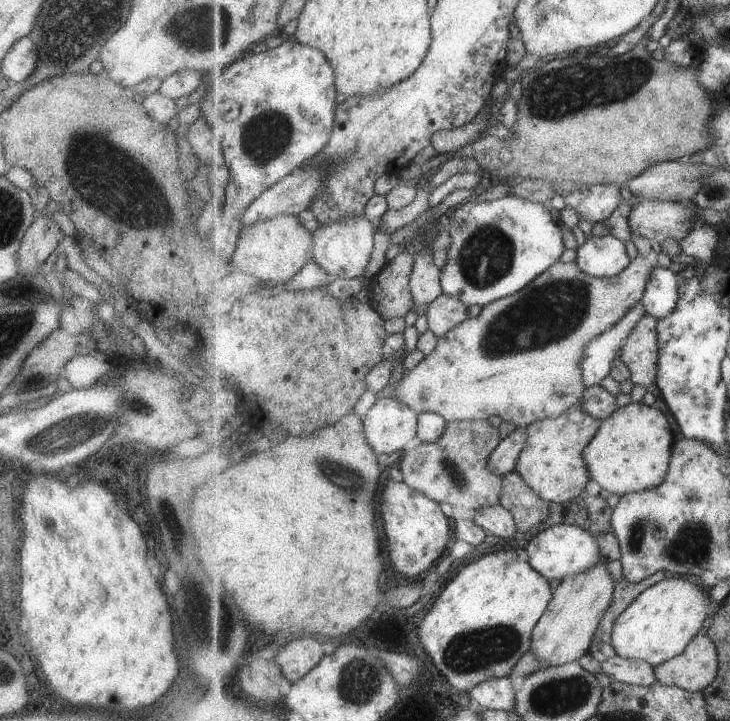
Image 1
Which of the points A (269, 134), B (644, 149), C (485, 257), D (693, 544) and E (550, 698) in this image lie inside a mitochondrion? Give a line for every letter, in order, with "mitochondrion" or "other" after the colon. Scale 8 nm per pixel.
A: mitochondrion
B: other
C: mitochondrion
D: mitochondrion
E: mitochondrion

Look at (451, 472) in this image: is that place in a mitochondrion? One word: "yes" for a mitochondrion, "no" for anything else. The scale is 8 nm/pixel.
yes

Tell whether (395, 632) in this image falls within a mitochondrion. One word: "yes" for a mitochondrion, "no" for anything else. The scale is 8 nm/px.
no

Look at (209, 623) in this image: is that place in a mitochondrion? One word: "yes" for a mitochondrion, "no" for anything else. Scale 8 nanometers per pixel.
yes

